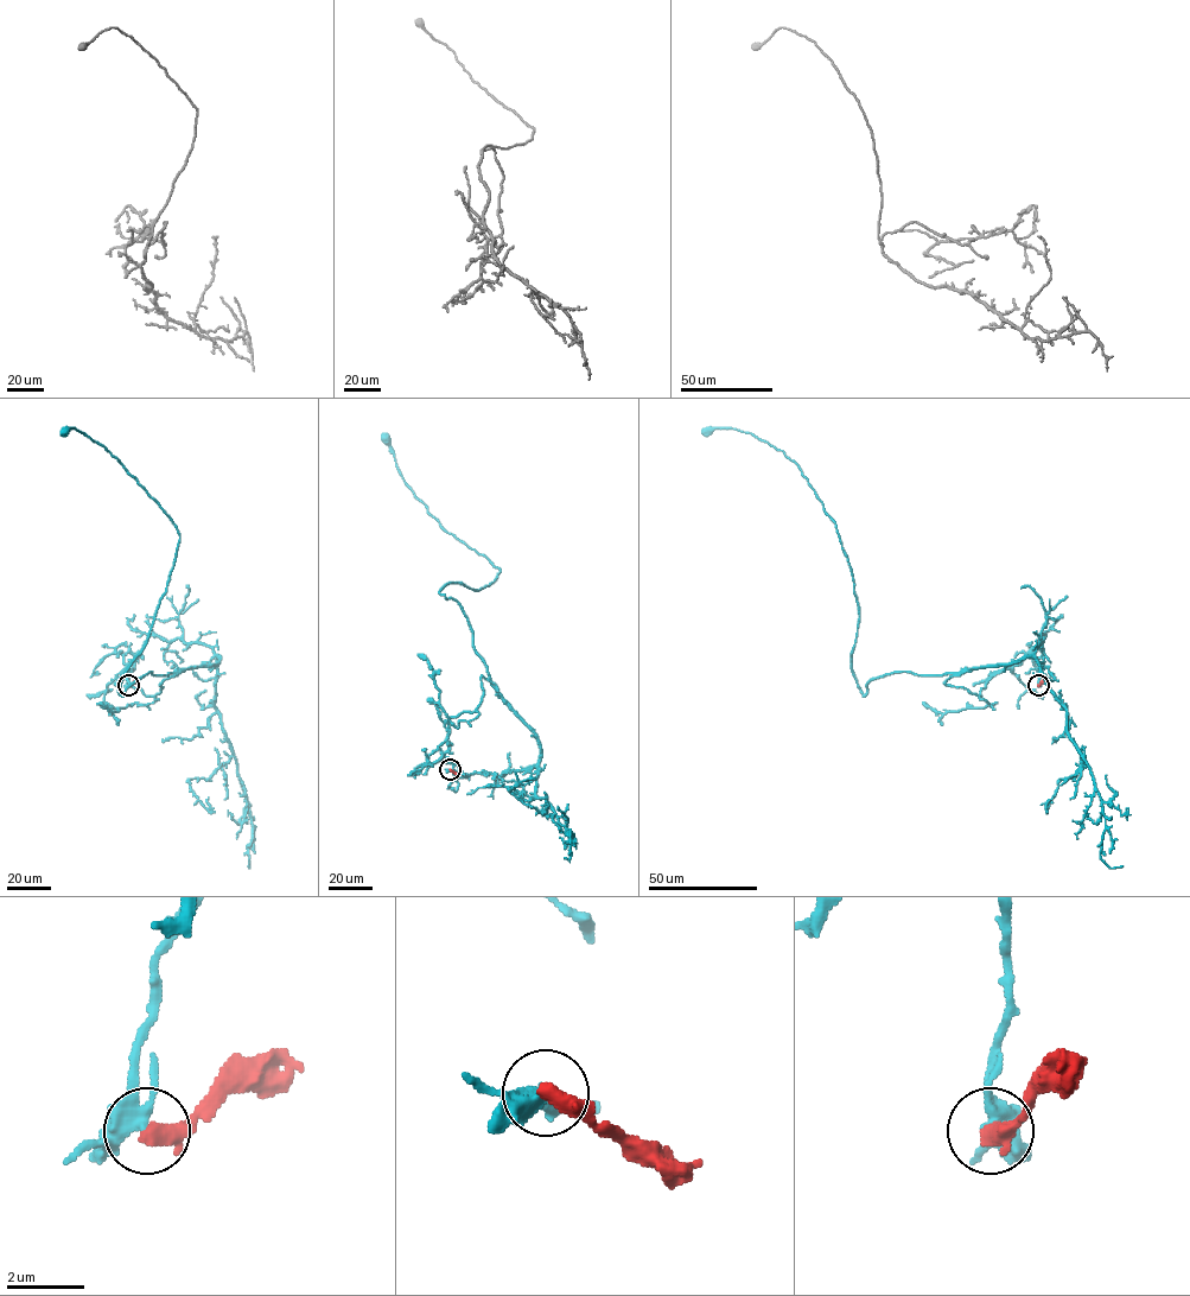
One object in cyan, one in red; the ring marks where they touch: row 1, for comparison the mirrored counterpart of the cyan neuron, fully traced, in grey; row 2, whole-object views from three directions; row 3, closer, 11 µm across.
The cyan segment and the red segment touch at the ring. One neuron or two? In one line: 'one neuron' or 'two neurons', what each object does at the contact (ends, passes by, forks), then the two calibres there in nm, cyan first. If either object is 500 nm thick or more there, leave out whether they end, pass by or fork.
two neurons | 320/500 nm

